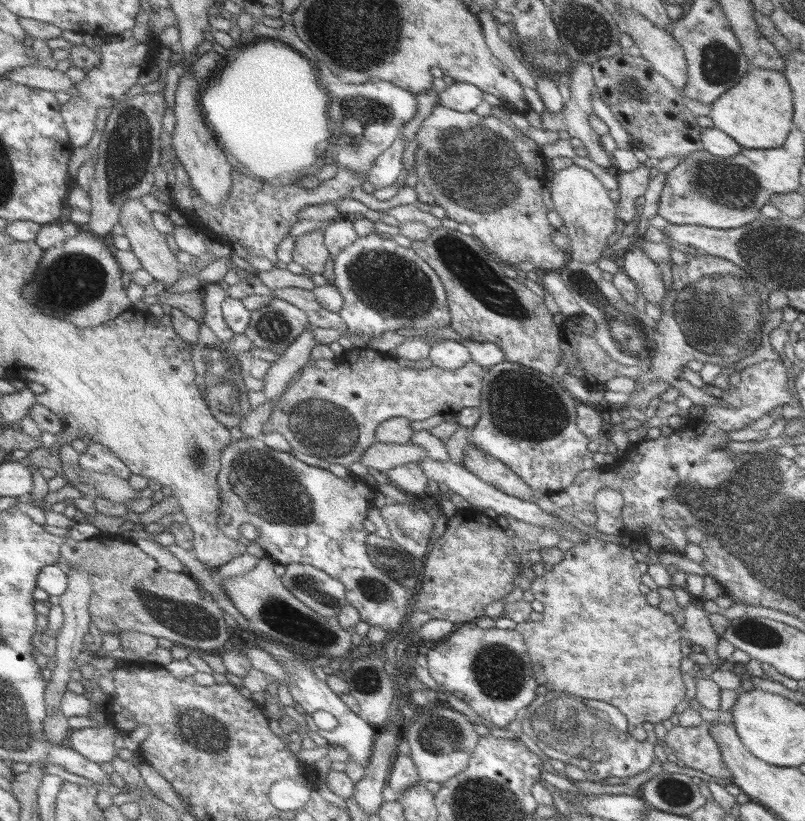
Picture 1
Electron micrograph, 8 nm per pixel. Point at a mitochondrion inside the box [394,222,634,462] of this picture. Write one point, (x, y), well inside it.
(522, 406)

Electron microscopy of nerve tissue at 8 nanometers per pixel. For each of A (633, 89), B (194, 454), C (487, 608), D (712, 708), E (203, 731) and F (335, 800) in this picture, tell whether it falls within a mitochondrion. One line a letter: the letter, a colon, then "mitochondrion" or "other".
A: mitochondrion
B: mitochondrion
C: other
D: other
E: mitochondrion
F: other

